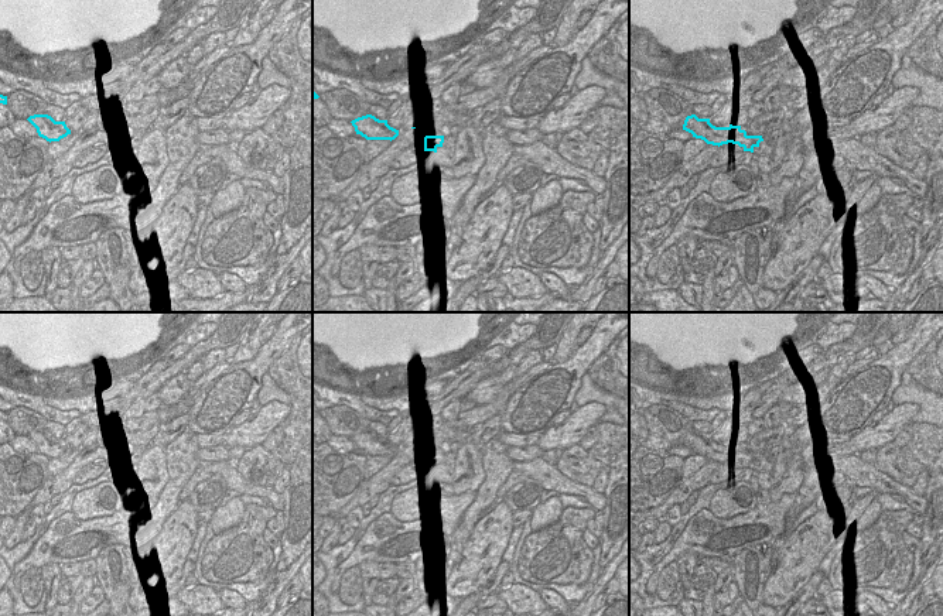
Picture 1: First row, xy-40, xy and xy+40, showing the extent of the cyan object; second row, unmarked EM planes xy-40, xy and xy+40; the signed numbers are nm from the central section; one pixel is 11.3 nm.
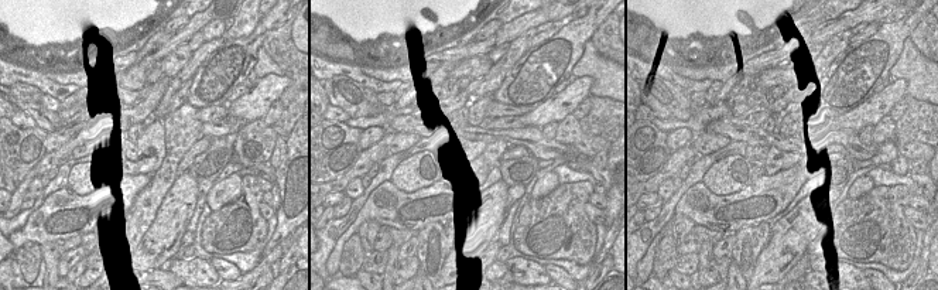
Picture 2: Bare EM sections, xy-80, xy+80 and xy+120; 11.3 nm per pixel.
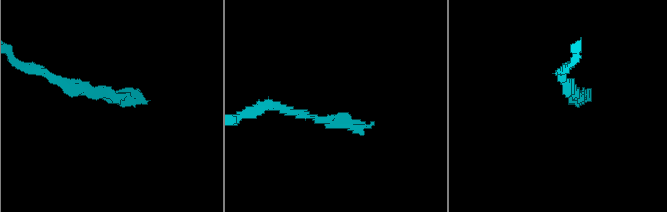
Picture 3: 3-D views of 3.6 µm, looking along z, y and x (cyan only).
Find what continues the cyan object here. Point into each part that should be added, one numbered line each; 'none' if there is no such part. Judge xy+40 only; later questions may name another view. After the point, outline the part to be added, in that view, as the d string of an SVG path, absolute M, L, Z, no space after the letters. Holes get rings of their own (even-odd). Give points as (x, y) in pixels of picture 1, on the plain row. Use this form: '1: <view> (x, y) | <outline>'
none

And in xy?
none

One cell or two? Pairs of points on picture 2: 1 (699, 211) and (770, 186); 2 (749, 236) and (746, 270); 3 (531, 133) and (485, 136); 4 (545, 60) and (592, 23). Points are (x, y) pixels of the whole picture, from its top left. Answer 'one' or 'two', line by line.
1: one
2: one
3: one
4: one

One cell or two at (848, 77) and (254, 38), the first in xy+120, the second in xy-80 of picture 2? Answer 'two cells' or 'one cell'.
one cell

